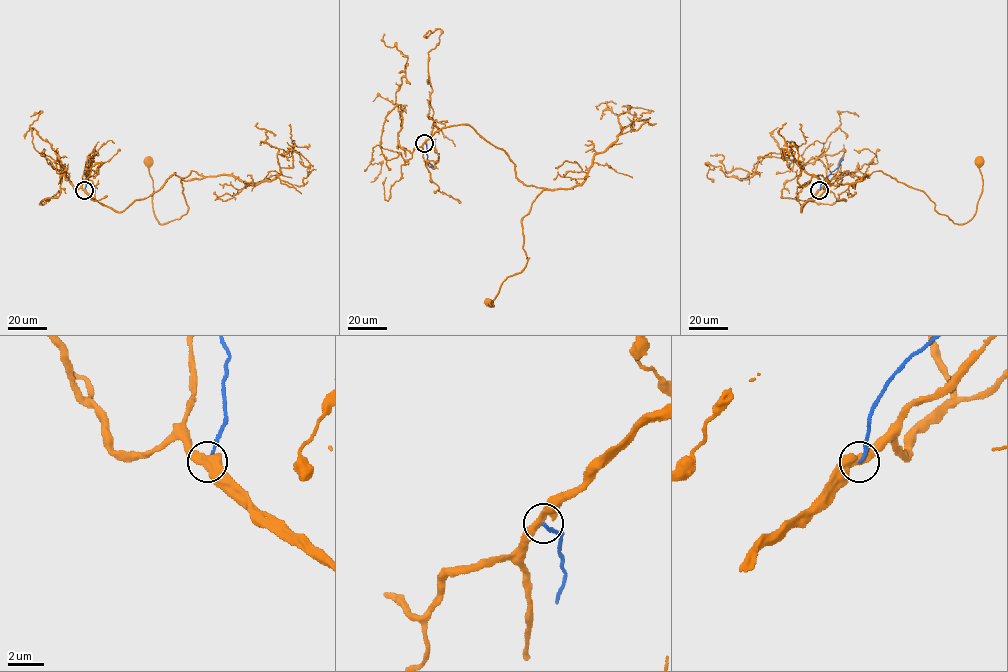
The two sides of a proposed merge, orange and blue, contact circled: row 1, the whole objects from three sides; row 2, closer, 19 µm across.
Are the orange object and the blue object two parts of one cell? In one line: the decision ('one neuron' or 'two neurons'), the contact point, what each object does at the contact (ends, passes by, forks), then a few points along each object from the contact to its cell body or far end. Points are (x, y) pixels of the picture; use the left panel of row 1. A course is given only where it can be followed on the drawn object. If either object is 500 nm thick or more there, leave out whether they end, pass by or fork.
two neurons; at (84, 190); orange passes by; blue ends there; orange runs (84, 190), (124, 211), (173, 174), (204, 177), (195, 171), (181, 181), (179, 218), (156, 217), (148, 161); blue runs (84, 190), (91, 157)

